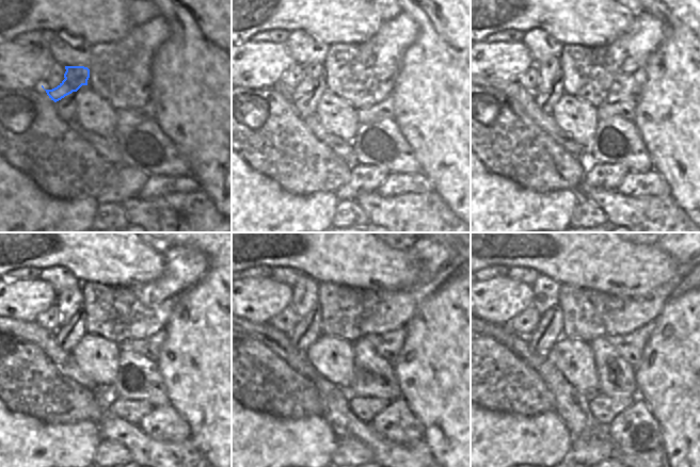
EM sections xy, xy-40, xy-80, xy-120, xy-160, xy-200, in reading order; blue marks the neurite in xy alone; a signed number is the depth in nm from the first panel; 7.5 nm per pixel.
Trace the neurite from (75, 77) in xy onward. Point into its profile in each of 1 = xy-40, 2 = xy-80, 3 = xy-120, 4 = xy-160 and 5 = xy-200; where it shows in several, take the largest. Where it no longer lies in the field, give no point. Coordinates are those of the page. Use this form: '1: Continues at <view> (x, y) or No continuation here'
1: Continues at xy-40 (312, 73)
2: Continues at xy-80 (549, 69)
3: Continues at xy-120 (69, 301)
4: Continues at xy-160 (305, 290)
5: Continues at xy-200 (545, 290).

